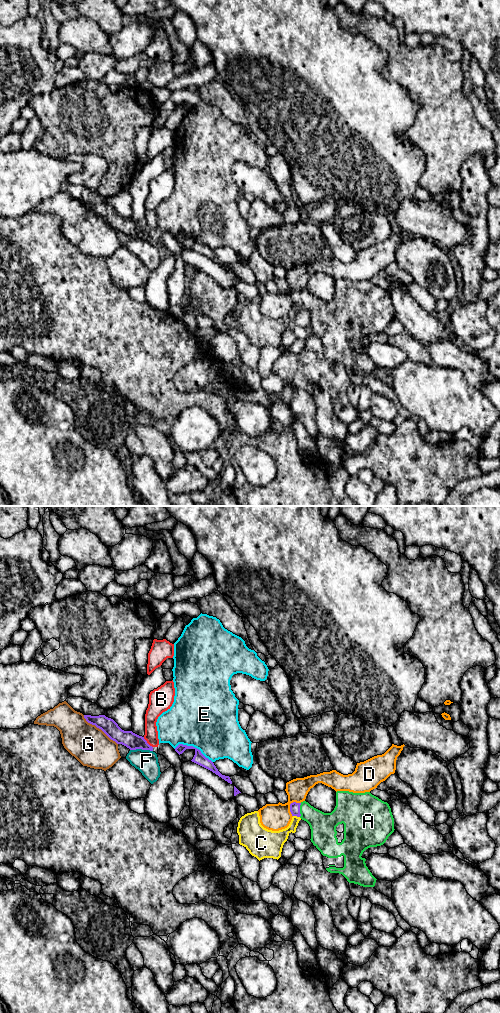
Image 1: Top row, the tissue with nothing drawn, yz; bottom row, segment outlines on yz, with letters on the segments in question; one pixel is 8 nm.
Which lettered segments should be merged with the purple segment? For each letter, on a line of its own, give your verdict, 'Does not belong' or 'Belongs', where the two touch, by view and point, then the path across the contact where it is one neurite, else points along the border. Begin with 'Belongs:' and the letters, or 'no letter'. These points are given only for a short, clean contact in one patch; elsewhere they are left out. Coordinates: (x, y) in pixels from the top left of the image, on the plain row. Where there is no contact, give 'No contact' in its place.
Belongs: A
A: Belongs. Touches purple at yz (299, 298). Path across: yz (294, 295), (299, 298), (304, 298), (323, 313)
B: Does not belong. Touches purple at yz (146, 230). Boundary: yz (143, 225), (152, 235)
C: Does not belong. Touches purple at yz (296, 303). Boundary: yz (293, 303), (299, 305)
D: Does not belong. Touches purple at yz (290, 293)
E: Does not belong. Touches purple at yz (192, 234)
F: Does not belong. Touches purple at yz (141, 236)
G: Does not belong. Touches purple at yz (99, 216)

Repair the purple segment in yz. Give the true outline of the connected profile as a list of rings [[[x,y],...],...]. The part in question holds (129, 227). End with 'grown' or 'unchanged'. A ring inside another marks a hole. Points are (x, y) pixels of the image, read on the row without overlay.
[[[84,203],[84,206],[88,211],[101,217],[111,228],[115,229],[117,232],[122,232],[130,238],[142,237],[153,239],[153,235],[147,231],[144,225],[139,224],[132,219],[122,218],[113,207],[108,206],[105,203]]]; unchanged

